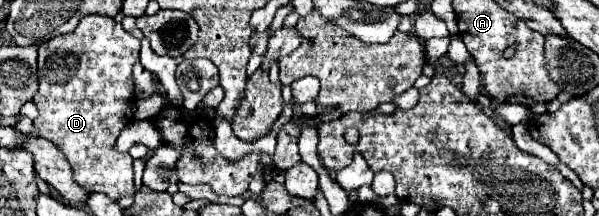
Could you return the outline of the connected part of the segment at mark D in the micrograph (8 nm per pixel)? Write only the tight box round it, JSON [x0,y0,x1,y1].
[32,16,140,200]

